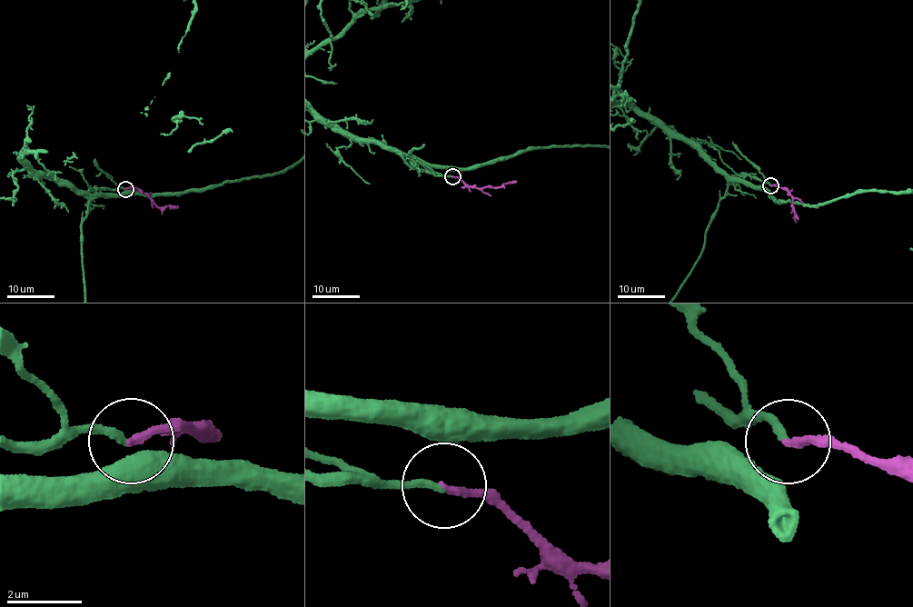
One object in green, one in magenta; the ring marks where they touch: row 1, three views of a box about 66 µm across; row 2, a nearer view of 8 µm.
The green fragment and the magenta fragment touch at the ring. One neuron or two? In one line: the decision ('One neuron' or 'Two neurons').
One neuron

